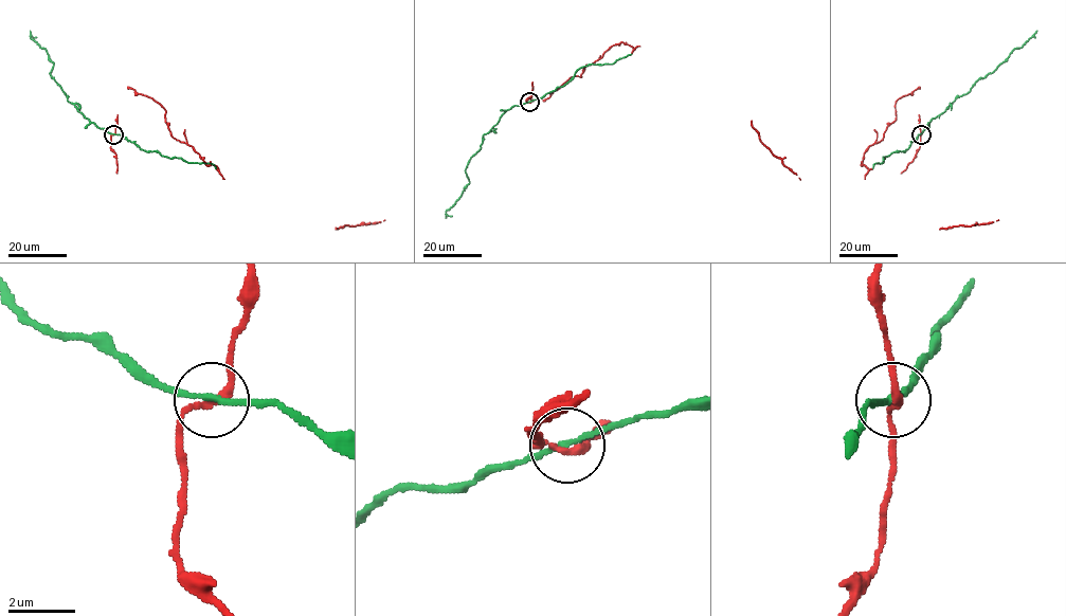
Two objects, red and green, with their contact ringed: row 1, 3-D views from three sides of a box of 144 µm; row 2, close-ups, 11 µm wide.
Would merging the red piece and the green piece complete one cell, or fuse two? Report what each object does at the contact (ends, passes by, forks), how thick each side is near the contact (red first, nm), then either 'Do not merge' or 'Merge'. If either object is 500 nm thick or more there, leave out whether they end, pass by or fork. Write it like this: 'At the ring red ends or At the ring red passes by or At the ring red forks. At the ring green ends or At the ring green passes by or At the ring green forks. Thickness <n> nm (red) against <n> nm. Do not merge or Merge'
At the ring red passes by. At the ring green passes by. Thickness 200 nm (red) against 150 nm. Merge

